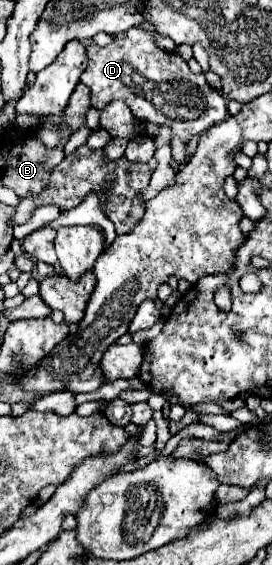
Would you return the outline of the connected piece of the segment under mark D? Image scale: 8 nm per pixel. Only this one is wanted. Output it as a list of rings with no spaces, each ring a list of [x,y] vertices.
[[[140,26],[116,34],[112,44],[104,48],[90,44],[86,54],[88,68],[82,72],[80,82],[90,88],[92,106],[102,110],[114,100],[124,100],[138,120],[170,126],[174,132],[172,154],[178,164],[188,158],[184,146],[192,136],[202,134],[212,124],[218,124],[228,116],[226,98],[208,84],[206,76],[194,74],[176,52],[156,48],[152,34]]]

